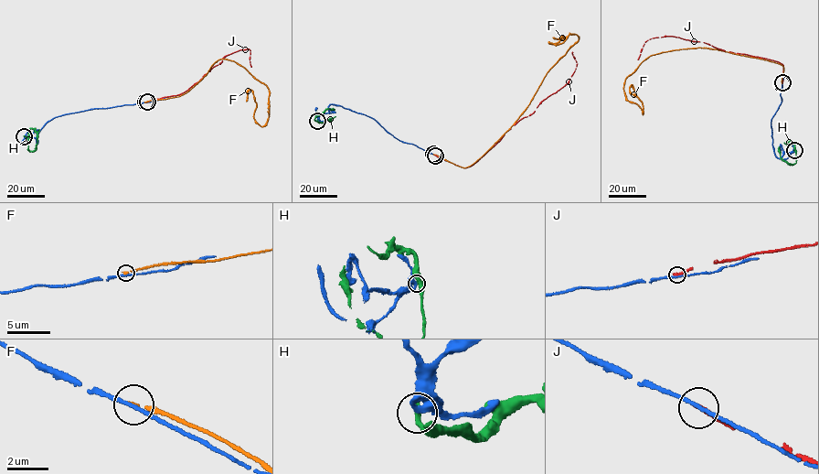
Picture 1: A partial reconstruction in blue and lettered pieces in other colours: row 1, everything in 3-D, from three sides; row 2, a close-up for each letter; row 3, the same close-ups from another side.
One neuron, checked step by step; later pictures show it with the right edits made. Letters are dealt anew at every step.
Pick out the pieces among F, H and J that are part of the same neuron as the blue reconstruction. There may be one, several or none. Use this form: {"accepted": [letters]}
{"accepted": []}

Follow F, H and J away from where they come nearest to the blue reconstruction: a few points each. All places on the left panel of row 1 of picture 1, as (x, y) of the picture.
F: (145, 102), (186, 92), (221, 59), (266, 86), (264, 125), (253, 117), (251, 90), (246, 101)
H: (24, 136), (28, 140), (28, 149), (34, 151), (37, 132)
J: (147, 102), (186, 91), (219, 64), (223, 58), (241, 49), (249, 50), (251, 67)

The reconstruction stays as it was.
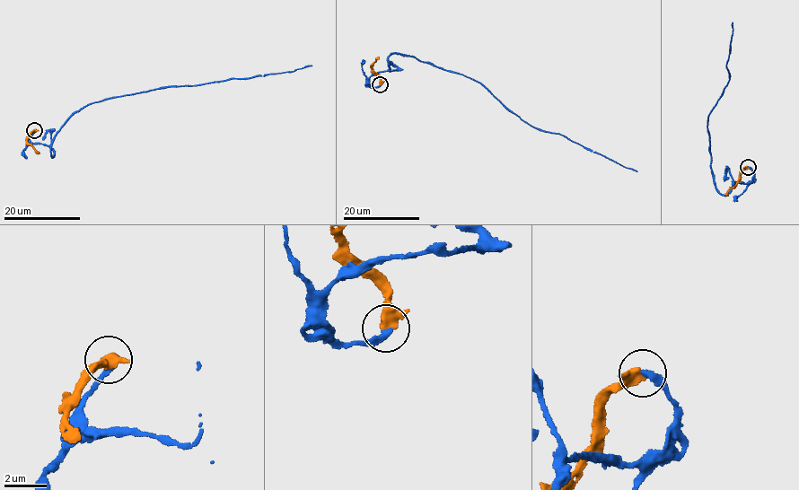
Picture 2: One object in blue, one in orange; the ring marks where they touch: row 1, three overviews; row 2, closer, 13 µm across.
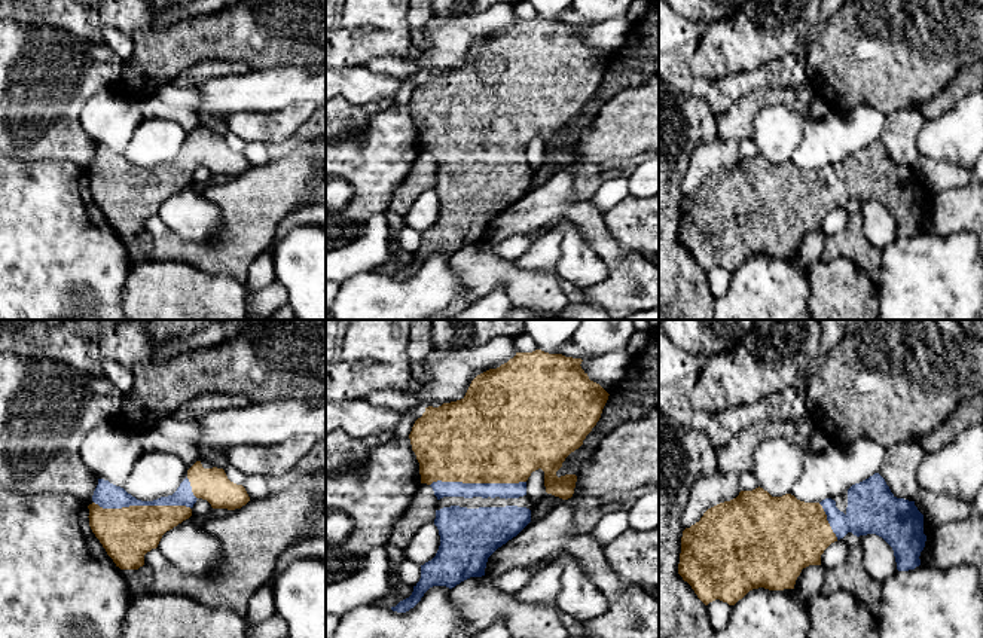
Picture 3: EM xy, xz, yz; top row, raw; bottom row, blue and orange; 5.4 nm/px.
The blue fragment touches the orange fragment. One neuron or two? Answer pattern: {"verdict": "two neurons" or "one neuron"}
{"verdict": "one neuron"}

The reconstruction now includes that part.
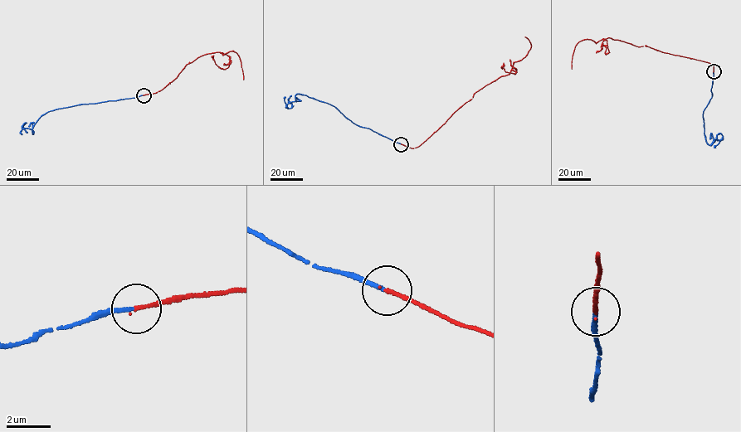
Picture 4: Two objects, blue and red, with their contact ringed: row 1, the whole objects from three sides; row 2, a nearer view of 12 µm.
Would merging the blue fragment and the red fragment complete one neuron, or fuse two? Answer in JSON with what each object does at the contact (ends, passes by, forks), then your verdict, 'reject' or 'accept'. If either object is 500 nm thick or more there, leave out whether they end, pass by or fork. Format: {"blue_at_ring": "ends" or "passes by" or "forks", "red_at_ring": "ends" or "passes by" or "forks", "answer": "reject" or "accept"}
{"blue_at_ring": "ends", "red_at_ring": "ends", "answer": "accept"}

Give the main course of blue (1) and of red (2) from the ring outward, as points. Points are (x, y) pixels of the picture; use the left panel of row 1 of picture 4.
1: (143, 95), (56, 109), (41, 116), (32, 133), (31, 129), (23, 128), (25, 123), (22, 127), (27, 132)
2: (143, 95), (161, 90), (186, 65), (201, 55), (218, 51), (223, 55), (233, 50), (236, 53), (243, 80)

